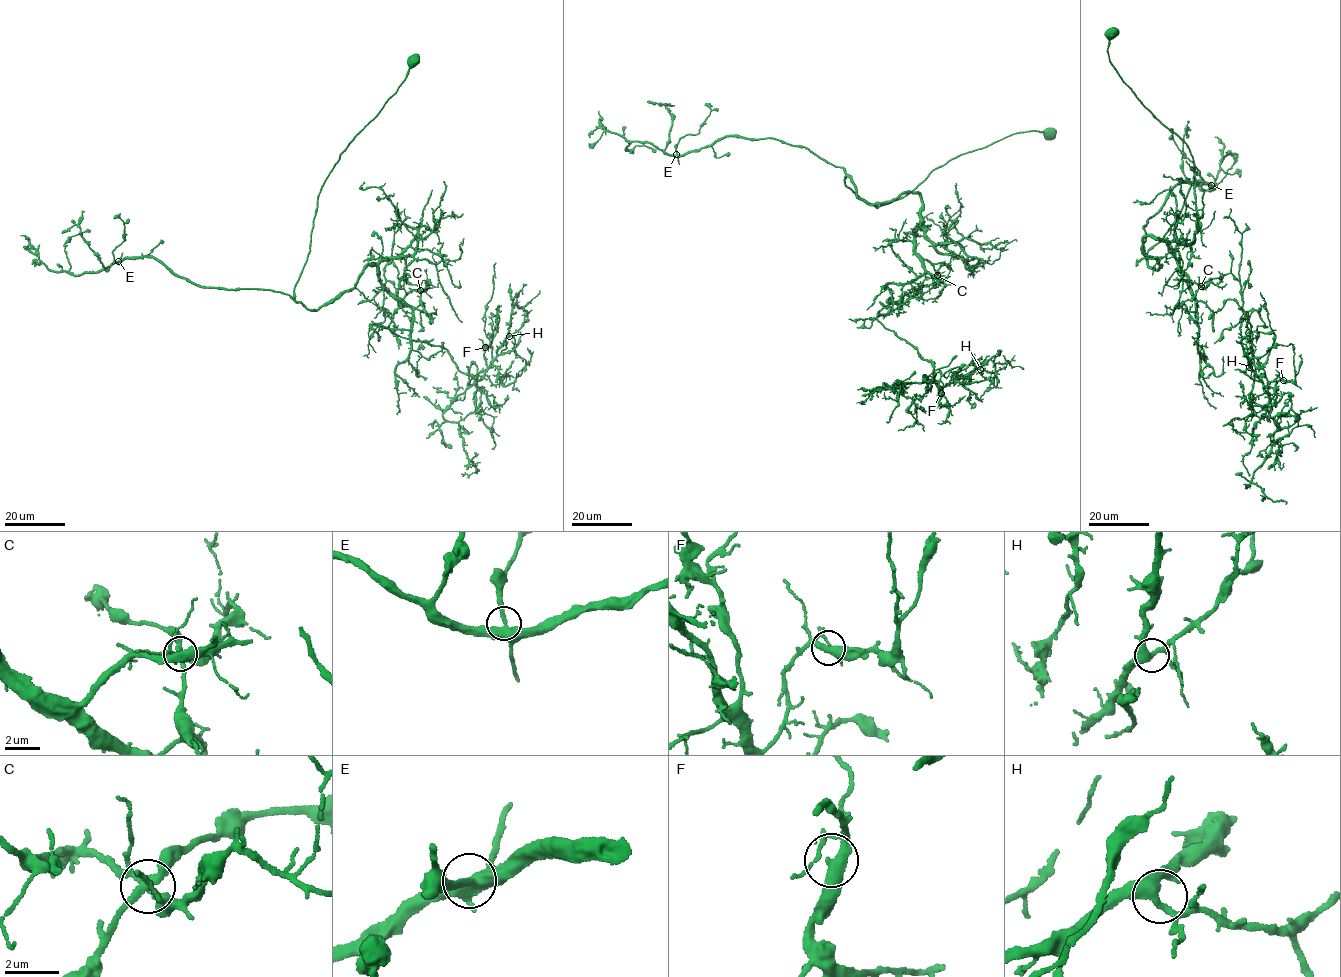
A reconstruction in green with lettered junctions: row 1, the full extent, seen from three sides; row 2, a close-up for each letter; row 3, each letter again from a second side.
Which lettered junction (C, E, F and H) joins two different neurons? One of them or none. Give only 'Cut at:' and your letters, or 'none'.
Cut at: C

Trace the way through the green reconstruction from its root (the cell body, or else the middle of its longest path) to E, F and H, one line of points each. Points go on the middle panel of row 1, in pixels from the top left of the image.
E: (1048, 135), (1012, 134), (962, 153), (877, 207), (846, 185), (843, 168), (778, 140), (731, 135), (676, 154)
F: (1048, 135), (877, 207), (843, 179), (920, 195), (937, 275), (876, 317), (941, 393)
H: (1048, 135), (877, 207), (843, 179), (921, 198), (937, 275), (878, 320), (939, 386), (980, 369)

